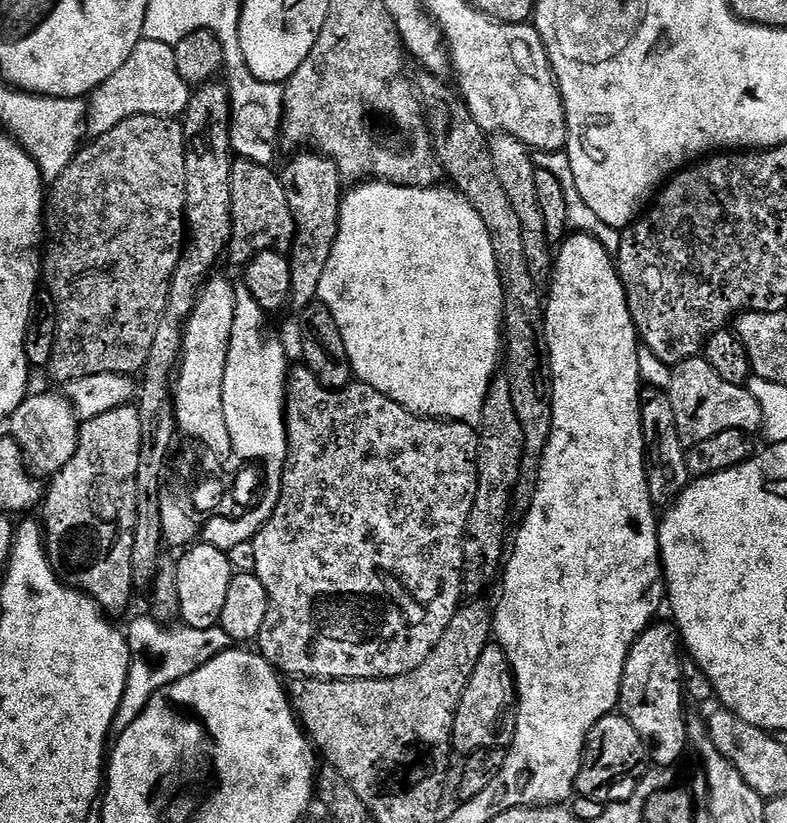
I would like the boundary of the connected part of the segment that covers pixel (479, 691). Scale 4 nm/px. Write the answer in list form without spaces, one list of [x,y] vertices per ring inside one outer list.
[[[490,642],[478,658],[478,666],[462,694],[452,727],[452,747],[457,753],[467,754],[480,748],[507,749],[516,731],[518,697],[512,667],[506,654],[495,642]]]

